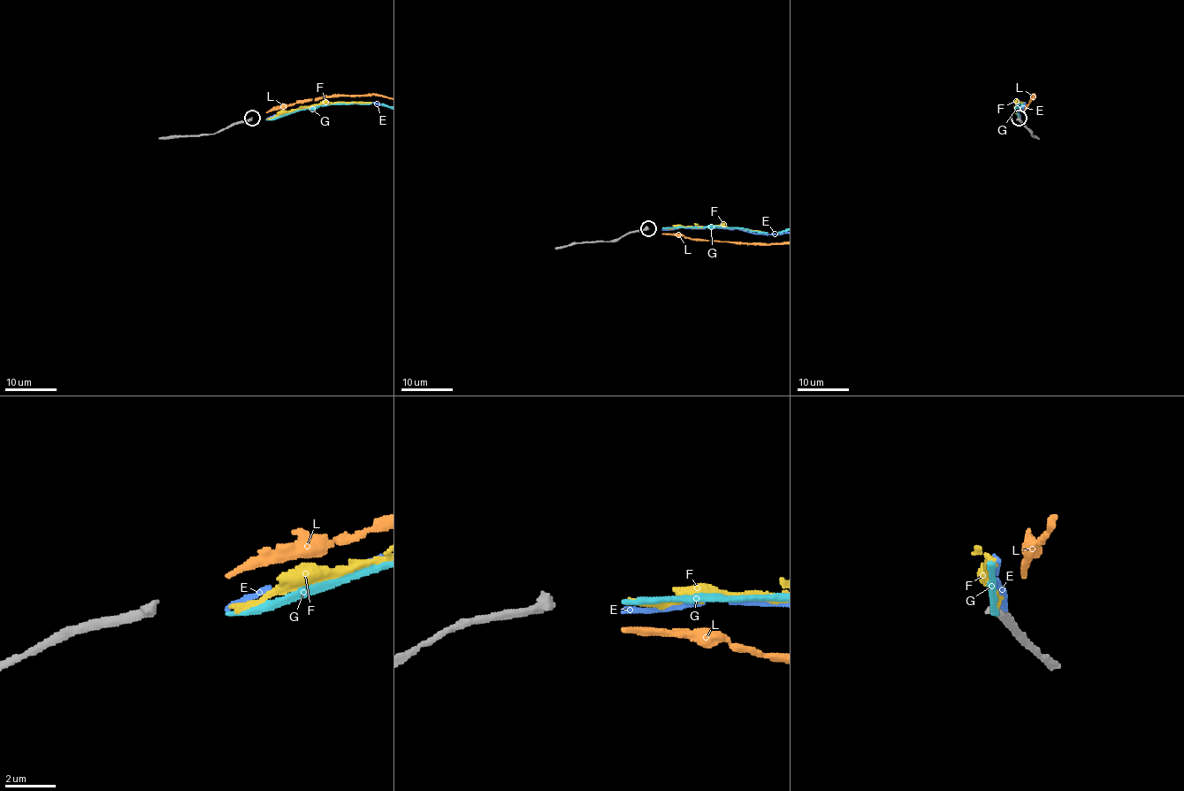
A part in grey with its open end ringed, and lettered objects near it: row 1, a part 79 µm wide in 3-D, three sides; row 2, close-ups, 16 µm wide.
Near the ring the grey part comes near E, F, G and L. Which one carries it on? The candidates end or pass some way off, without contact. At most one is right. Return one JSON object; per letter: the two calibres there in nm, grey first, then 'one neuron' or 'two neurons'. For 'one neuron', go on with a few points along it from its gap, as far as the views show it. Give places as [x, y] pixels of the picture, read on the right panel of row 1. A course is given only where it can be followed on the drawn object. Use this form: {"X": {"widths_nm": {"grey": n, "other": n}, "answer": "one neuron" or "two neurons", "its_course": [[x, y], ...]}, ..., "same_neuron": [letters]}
{"E": {"widths_nm": {"grey": 380, "other": 200}, "answer": "two neurons"}, "F": {"widths_nm": {"grey": 380, "other": 240}, "answer": "one neuron", "its_course": [[1018, 119], [1017, 104], [1023, 103]]}, "G": {"widths_nm": {"grey": 380, "other": 200}, "answer": "two neurons"}, "L": {"widths_nm": {"grey": 380, "other": 240}, "answer": "two neurons"}, "same_neuron": ["F"]}

